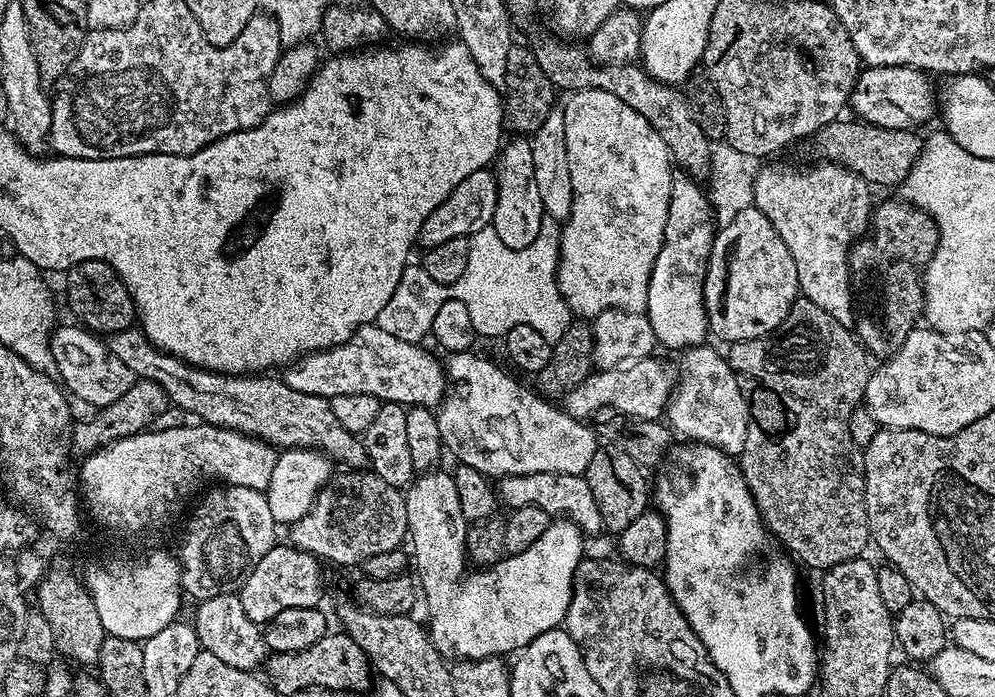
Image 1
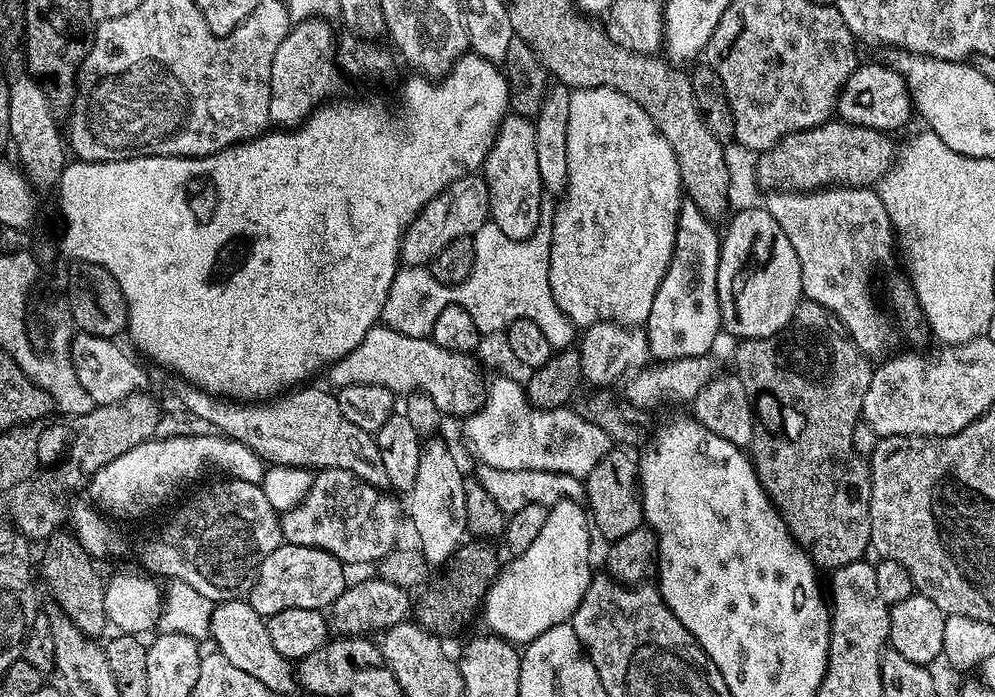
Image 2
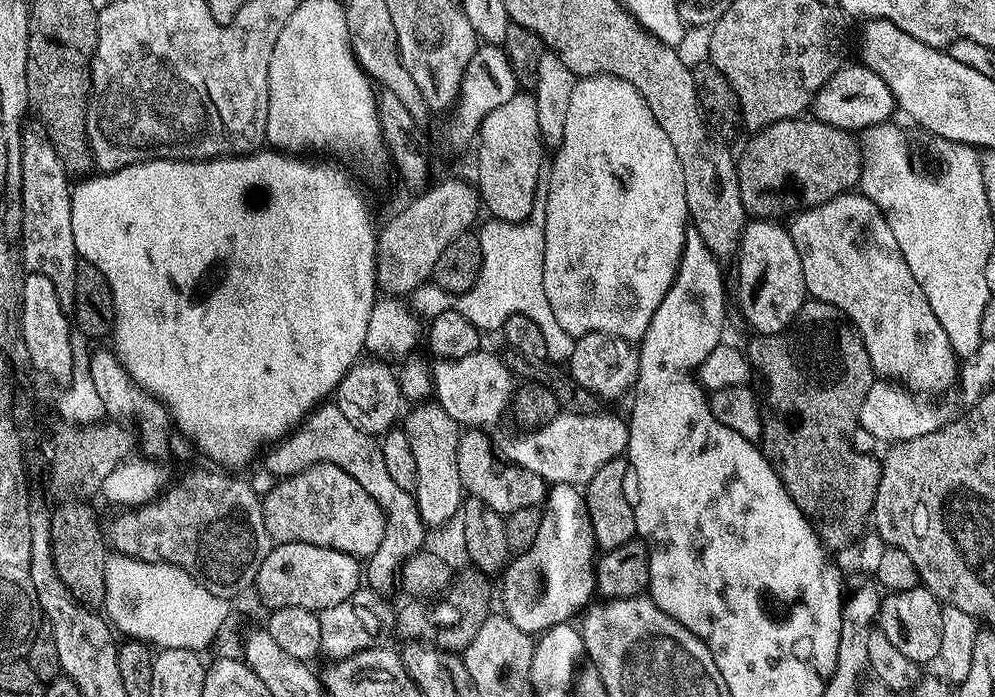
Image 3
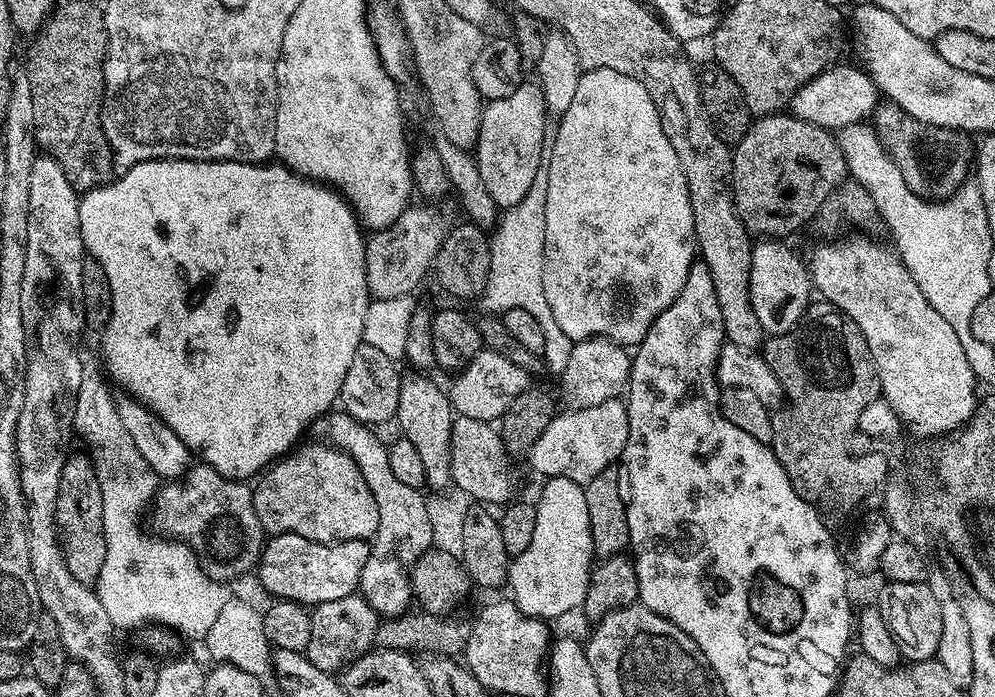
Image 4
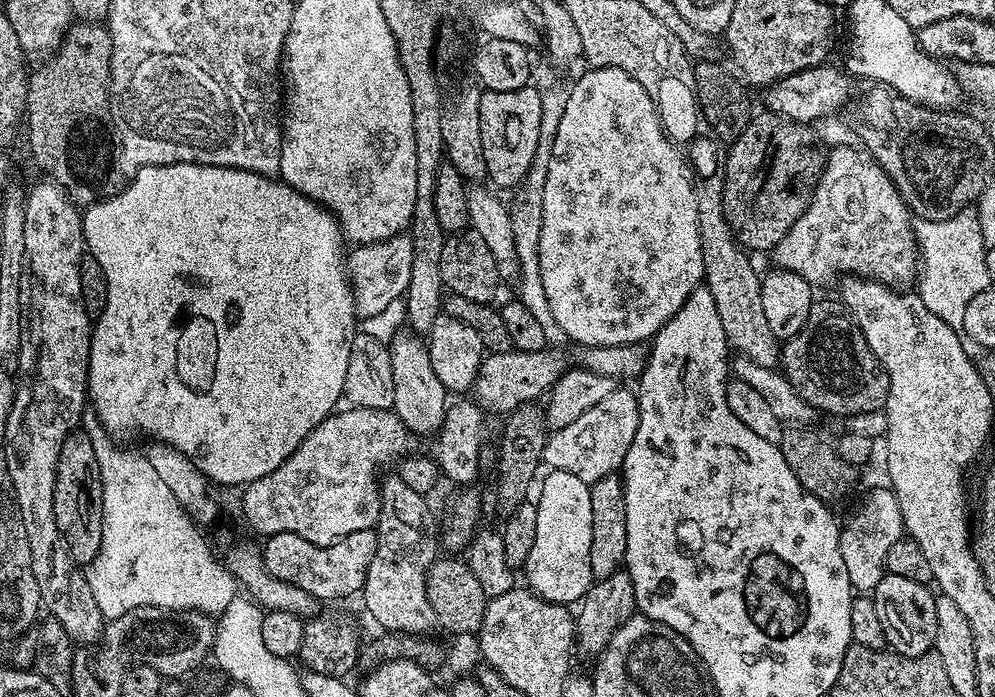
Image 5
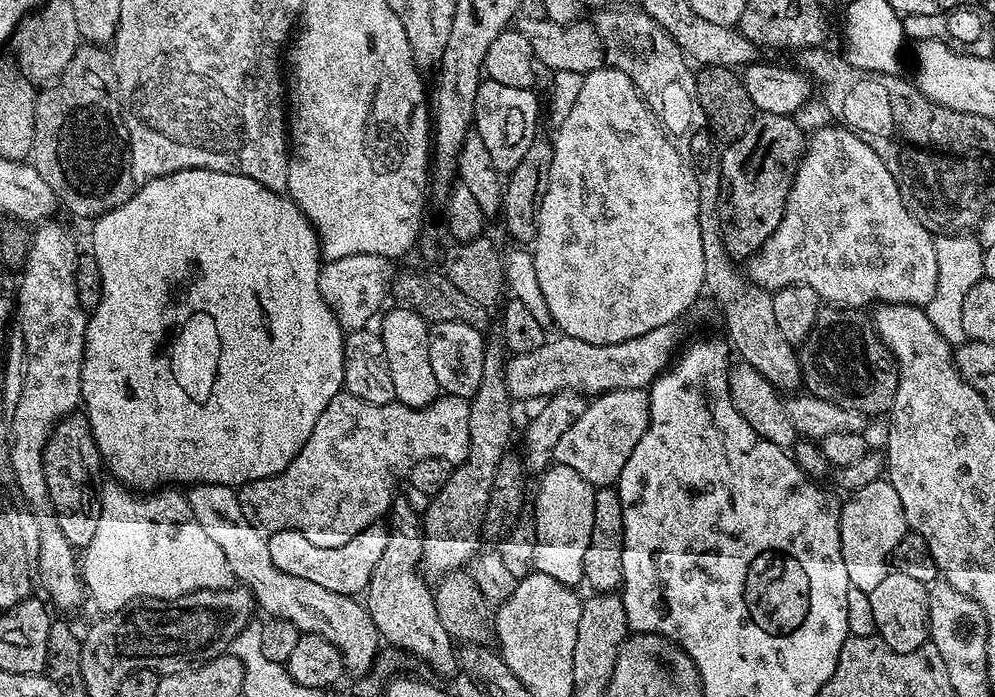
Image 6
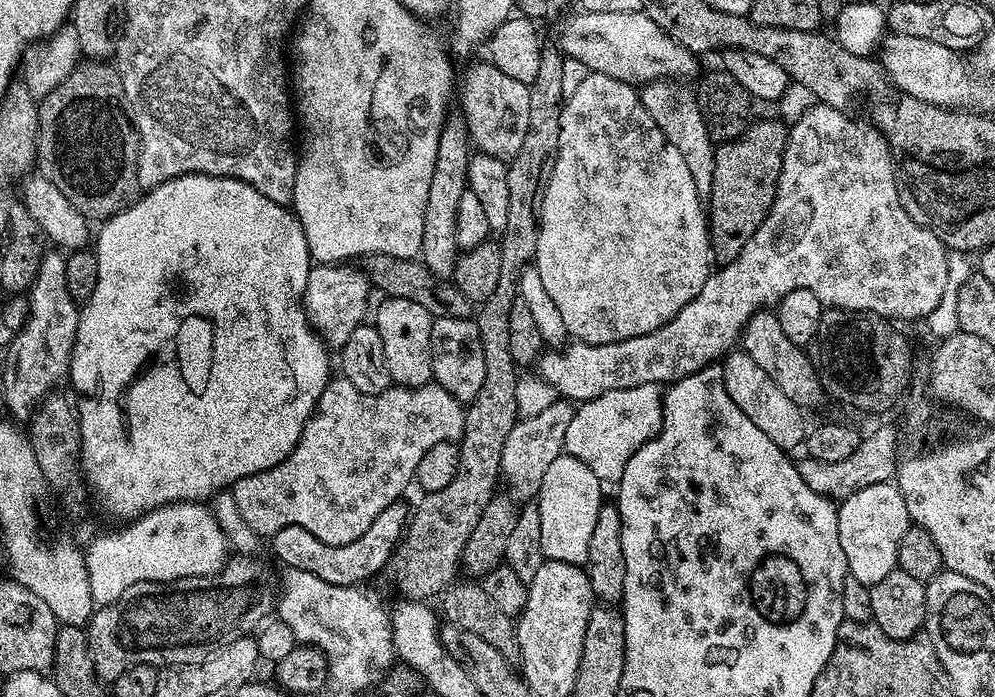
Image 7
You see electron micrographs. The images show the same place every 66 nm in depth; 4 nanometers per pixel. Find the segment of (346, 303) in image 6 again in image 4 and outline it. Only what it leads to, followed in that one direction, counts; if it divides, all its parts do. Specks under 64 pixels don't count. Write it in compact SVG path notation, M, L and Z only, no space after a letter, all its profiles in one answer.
M421 203L421 208L409 206L388 228L373 231L367 237L366 282L368 291L375 299L412 296L415 288L424 280L424 275L433 271L436 255L447 238L450 223L431 203Z

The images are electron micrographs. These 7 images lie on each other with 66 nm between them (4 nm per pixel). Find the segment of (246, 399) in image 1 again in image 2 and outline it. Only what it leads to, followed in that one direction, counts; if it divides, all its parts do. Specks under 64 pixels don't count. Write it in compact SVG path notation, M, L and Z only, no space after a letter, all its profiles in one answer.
M176 378L173 381L172 392L190 415L205 420L212 427L209 429L219 435L229 436L254 450L254 454L258 454L265 465L309 470L337 468L354 474L375 488L388 488L375 435L346 419L346 414L342 414L338 407L338 398L327 387L300 386L263 402L241 402L203 392L187 380Z

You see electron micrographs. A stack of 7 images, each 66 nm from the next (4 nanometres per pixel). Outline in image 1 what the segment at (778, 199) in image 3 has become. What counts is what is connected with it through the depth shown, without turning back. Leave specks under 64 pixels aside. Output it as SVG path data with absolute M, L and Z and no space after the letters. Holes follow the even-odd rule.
M839 120L828 123L812 137L814 150L819 159L827 163L840 164L850 169L869 183L869 185L897 187L905 180L914 162L922 151L922 138L911 129L894 130L876 127L860 120L846 122ZM878 185L878 186L877 186Z

